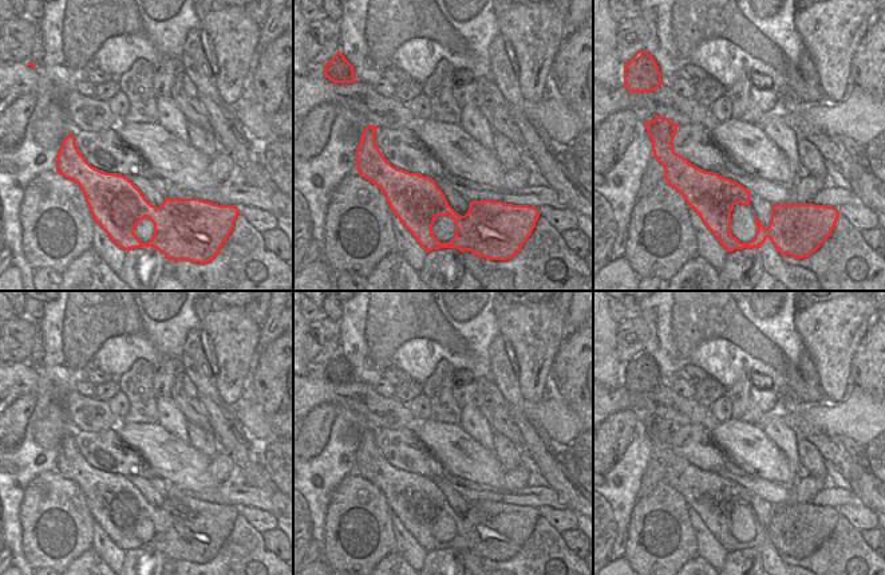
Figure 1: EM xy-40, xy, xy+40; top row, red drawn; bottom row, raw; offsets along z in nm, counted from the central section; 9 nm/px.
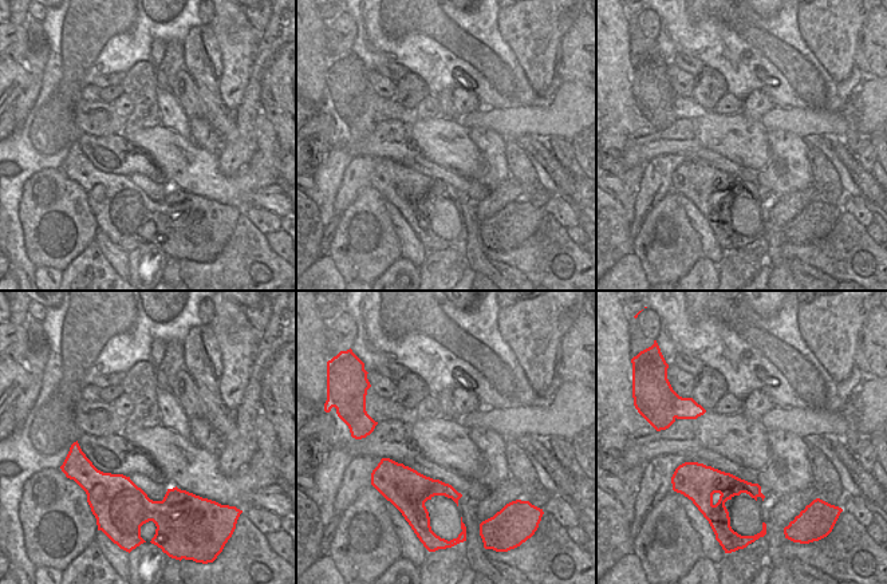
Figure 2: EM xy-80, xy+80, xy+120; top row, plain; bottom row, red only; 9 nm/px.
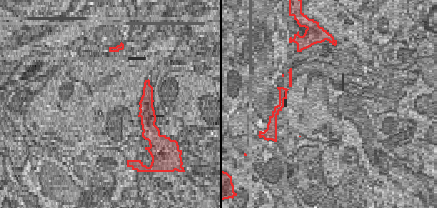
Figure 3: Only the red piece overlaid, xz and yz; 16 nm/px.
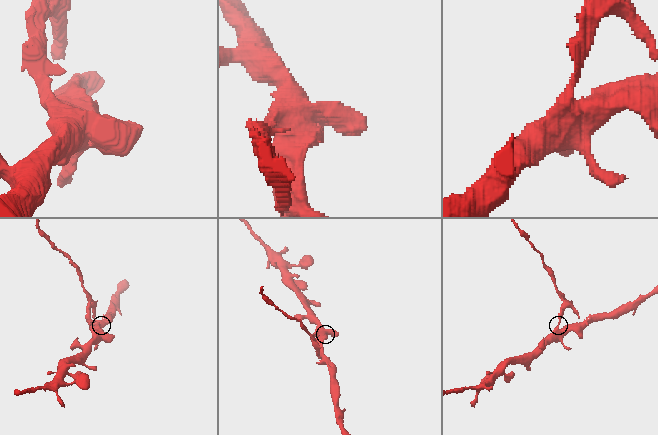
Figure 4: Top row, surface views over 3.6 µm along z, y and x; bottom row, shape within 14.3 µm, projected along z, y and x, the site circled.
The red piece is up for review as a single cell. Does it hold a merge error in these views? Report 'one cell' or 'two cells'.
two cells

